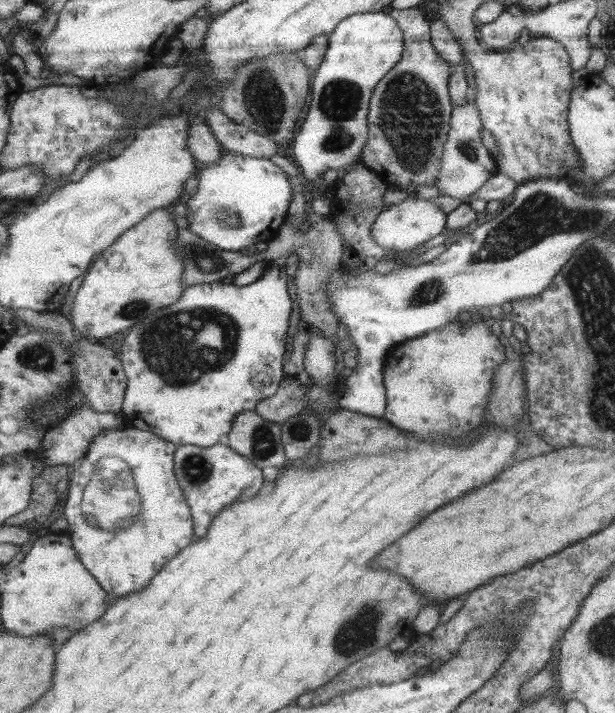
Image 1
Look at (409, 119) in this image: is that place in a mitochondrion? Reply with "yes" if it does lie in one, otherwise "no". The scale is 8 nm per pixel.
yes

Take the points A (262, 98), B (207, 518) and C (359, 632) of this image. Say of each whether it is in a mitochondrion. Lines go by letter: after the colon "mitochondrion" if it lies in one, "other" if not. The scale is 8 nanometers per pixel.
A: mitochondrion
B: other
C: mitochondrion

